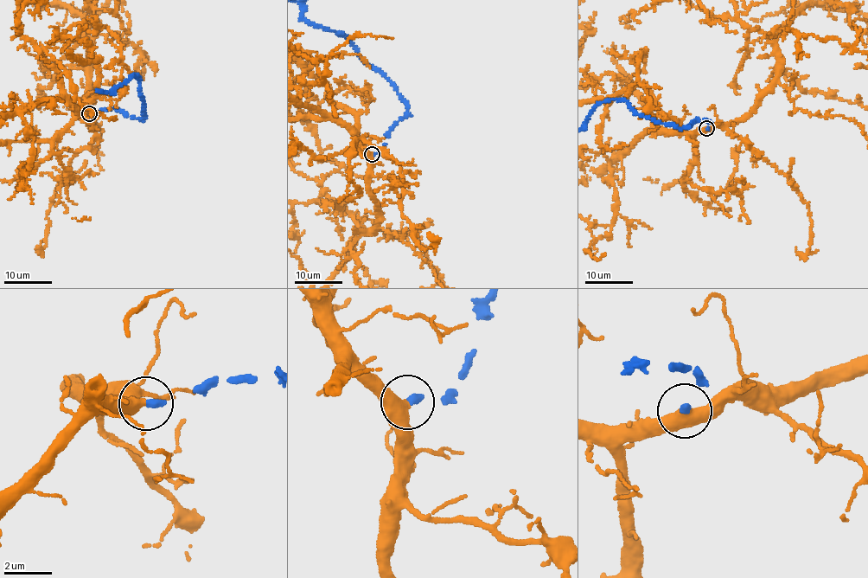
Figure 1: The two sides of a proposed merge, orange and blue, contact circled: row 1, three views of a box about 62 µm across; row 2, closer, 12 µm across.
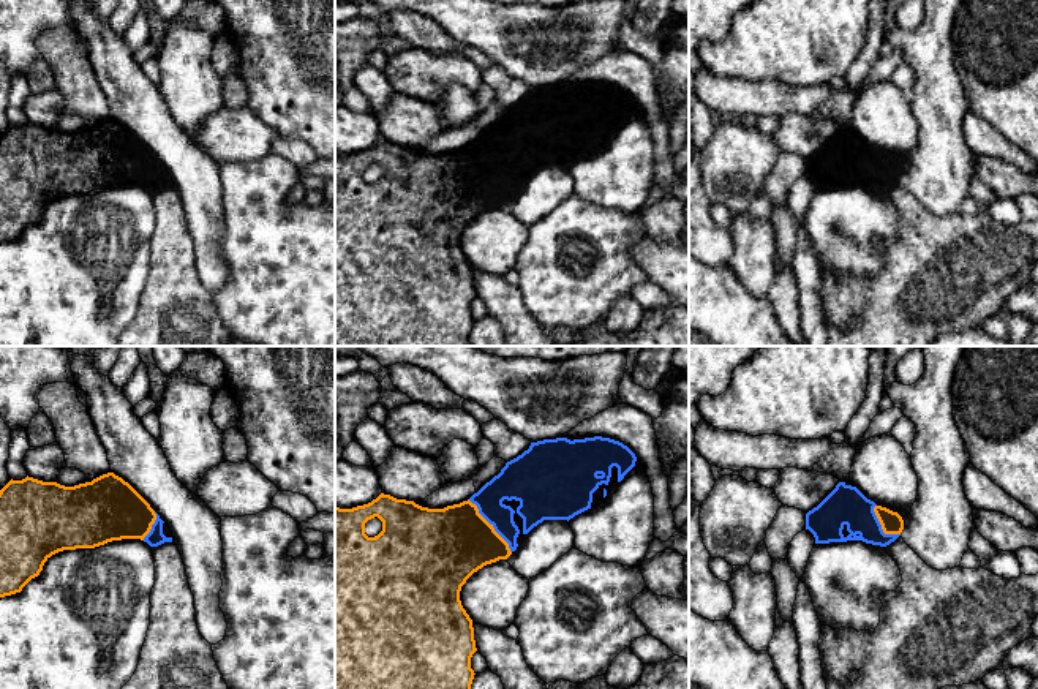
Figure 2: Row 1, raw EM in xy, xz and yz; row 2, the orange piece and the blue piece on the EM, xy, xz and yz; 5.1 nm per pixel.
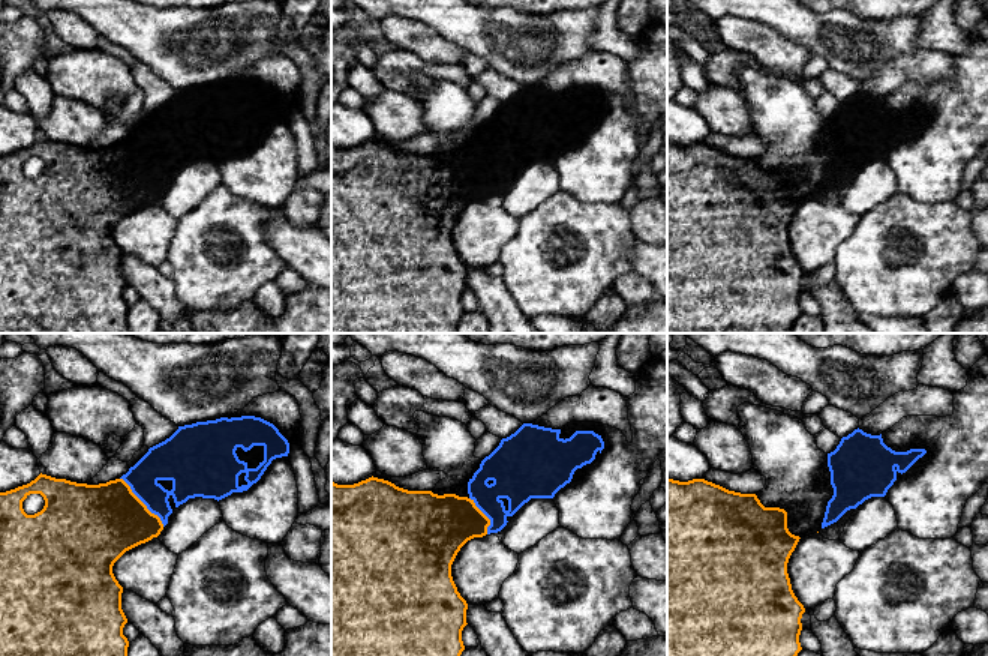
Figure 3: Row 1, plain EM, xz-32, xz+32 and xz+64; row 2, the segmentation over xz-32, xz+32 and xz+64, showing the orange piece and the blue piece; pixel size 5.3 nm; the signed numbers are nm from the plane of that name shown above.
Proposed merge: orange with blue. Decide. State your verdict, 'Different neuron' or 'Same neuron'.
Same neuron

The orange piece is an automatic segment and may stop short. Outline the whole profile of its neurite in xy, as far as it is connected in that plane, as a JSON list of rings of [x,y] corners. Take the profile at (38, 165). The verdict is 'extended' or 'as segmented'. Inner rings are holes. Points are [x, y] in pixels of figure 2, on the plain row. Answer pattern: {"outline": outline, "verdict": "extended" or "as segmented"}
{"outline": [[[103,120],[92,128],[65,133],[33,123],[9,126],[0,136],[0,243],[21,239],[43,216],[44,209],[55,199],[76,194],[95,194],[112,186],[141,185],[150,193],[172,188],[163,180],[163,166],[150,150],[122,123]]], "verdict": "extended"}

